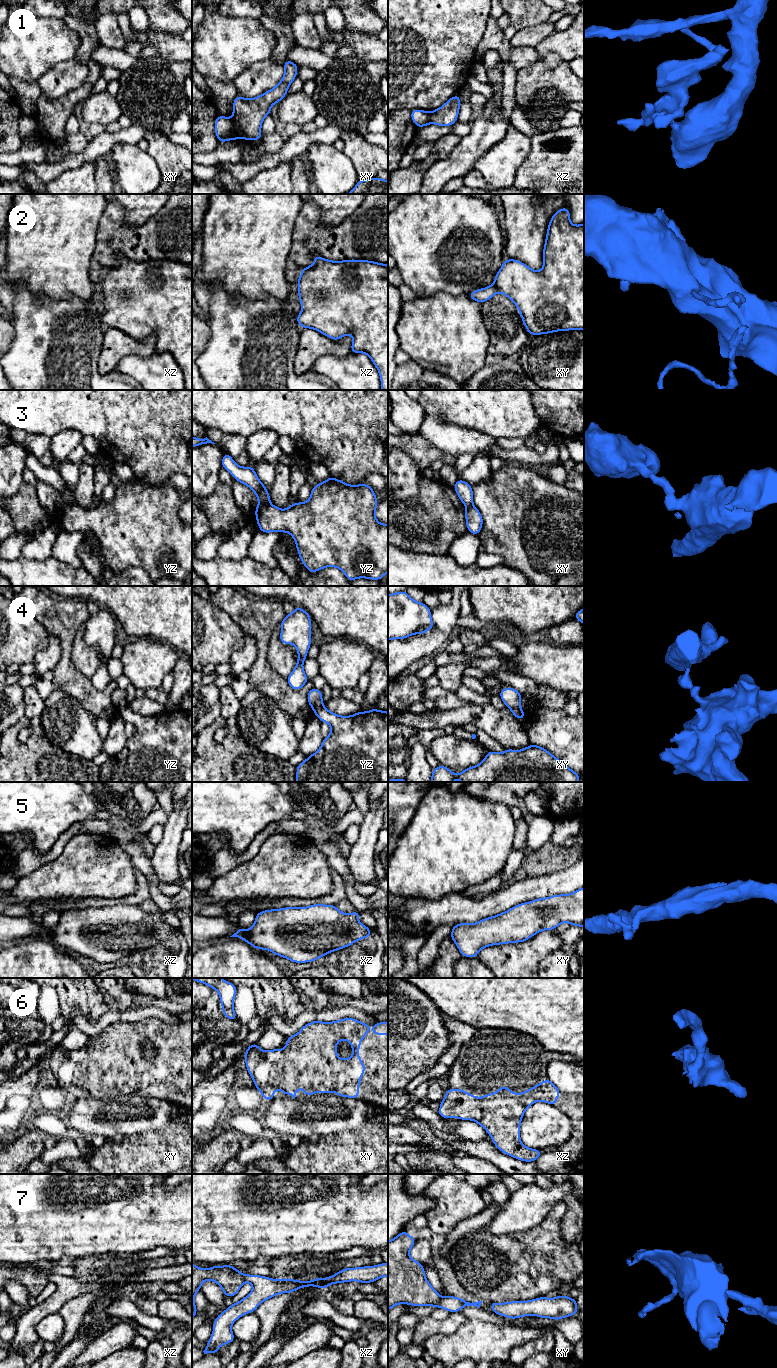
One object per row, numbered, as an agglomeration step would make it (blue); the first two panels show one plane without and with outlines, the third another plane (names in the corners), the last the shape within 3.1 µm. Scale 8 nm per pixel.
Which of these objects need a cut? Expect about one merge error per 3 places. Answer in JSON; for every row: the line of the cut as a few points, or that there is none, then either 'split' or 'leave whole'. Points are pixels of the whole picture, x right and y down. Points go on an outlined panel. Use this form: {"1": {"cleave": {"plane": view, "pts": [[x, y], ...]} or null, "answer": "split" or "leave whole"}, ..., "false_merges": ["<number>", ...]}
{"1": {"cleave": {"plane": "xy", "pts": [[231, 118], [238, 137]]}, "answer": "split"}, "2": {"cleave": null, "answer": "leave whole"}, "3": {"cleave": {"plane": "yz", "pts": [[259, 503], [269, 504]]}, "answer": "split"}, "4": {"cleave": {"plane": "xy", "pts": [[520, 707], [515, 707], [511, 710]]}, "answer": "split"}, "5": {"cleave": null, "answer": "leave whole"}, "6": {"cleave": {"plane": "xz", "pts": [[444, 1104], [450, 1101], [461, 1102], [472, 1111], [473, 1118]]}, "answer": "split"}, "7": {"cleave": {"plane": "xy", "pts": [[442, 1298], [437, 1306]]}, "answer": "split"}, "false_merges": ["1", "3", "4", "6", "7"]}

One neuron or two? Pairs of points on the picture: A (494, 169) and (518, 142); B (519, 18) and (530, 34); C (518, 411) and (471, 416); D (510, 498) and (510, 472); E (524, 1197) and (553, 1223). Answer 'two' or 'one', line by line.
A: one
B: two
C: one
D: one
E: two

